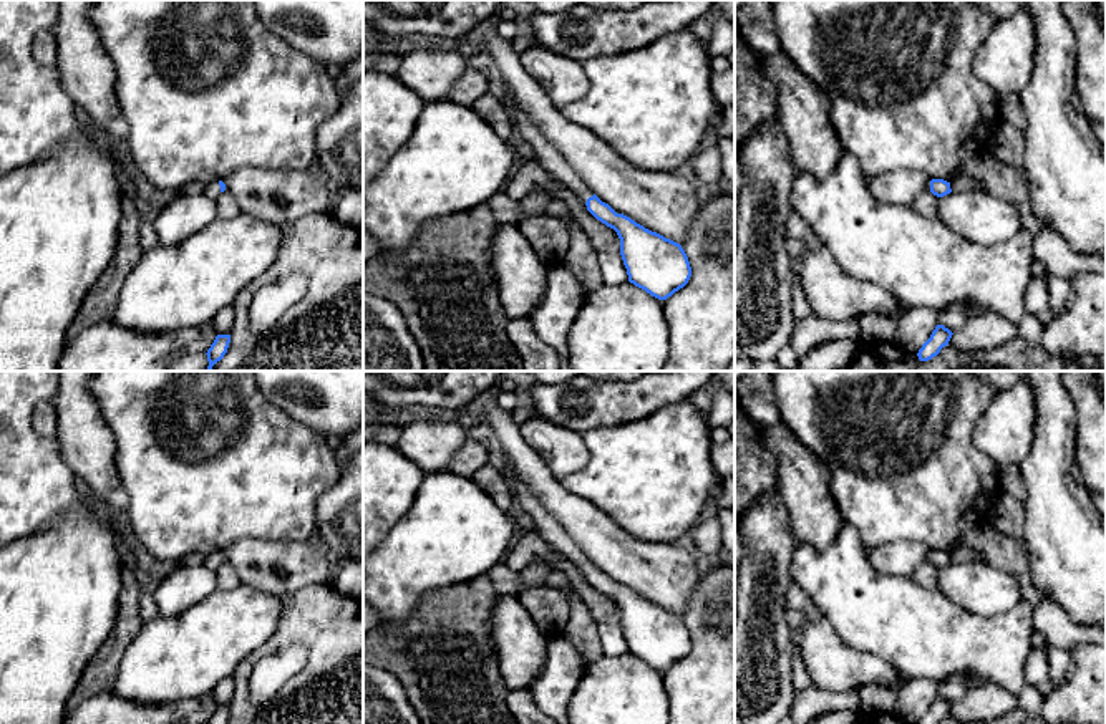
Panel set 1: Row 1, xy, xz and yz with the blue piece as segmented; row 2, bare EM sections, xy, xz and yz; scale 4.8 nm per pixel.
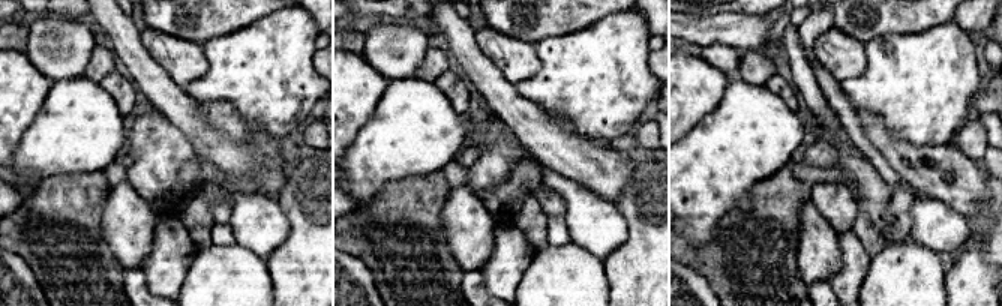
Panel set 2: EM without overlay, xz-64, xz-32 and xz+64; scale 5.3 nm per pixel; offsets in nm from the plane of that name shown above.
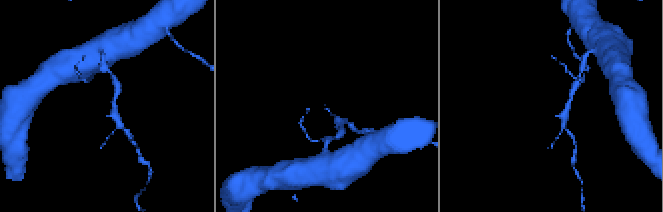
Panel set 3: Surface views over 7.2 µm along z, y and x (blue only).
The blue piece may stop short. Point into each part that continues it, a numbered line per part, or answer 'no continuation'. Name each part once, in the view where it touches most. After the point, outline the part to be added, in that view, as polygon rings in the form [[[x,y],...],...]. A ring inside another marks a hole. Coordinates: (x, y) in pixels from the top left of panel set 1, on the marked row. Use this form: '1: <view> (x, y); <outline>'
1: xy (213, 189); [[[216,179],[216,181],[212,181],[211,184],[207,184],[207,186],[204,187],[204,194],[206,194],[207,197],[216,199],[216,197],[221,194],[219,179]]]

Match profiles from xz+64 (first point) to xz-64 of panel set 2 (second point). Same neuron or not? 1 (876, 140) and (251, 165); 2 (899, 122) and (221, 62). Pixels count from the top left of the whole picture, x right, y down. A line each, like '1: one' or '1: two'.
1: one
2: one

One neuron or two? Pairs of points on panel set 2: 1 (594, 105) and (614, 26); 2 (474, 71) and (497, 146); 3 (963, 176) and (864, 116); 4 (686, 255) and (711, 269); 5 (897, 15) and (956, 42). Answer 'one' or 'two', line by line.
1: one
2: two
3: one
4: one
5: two

